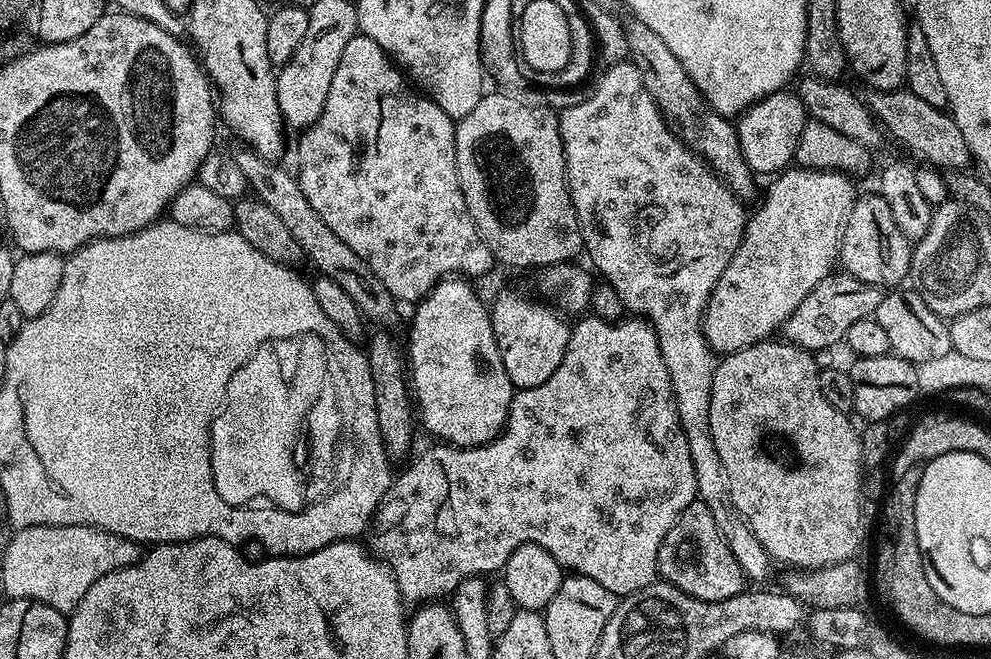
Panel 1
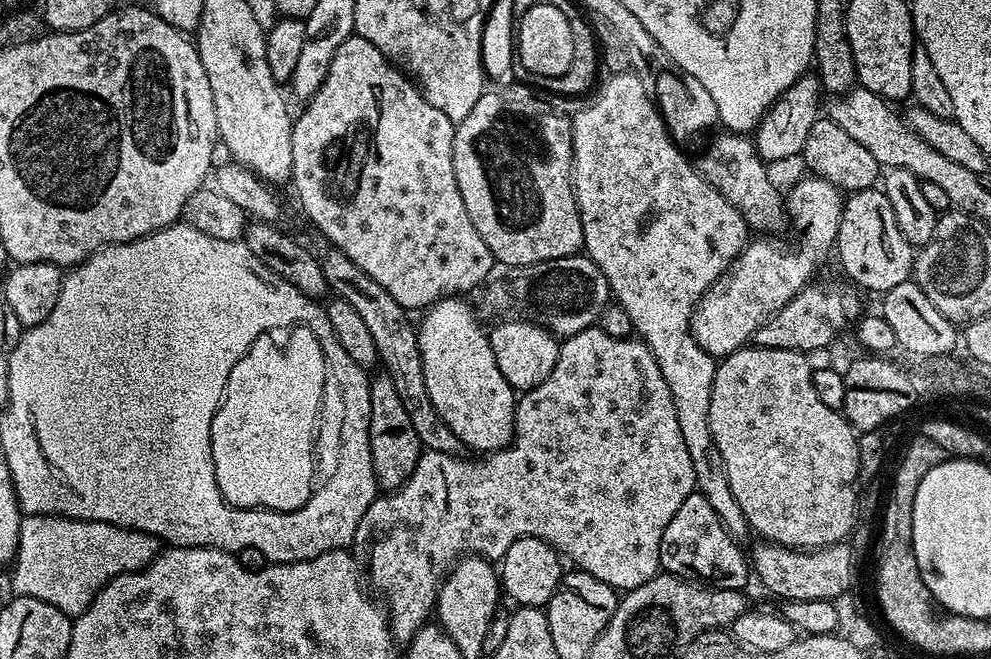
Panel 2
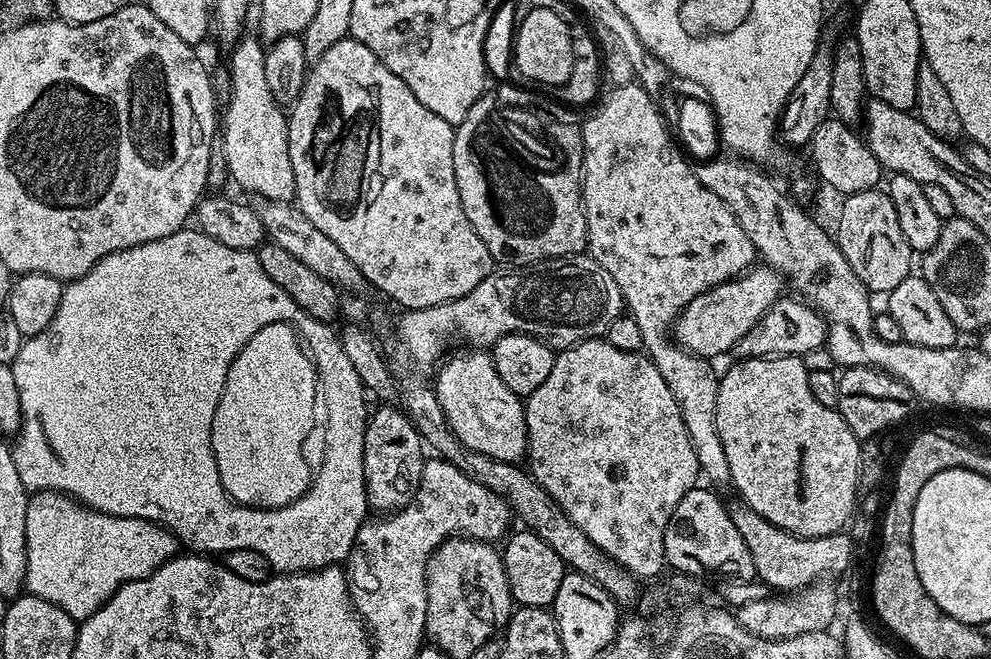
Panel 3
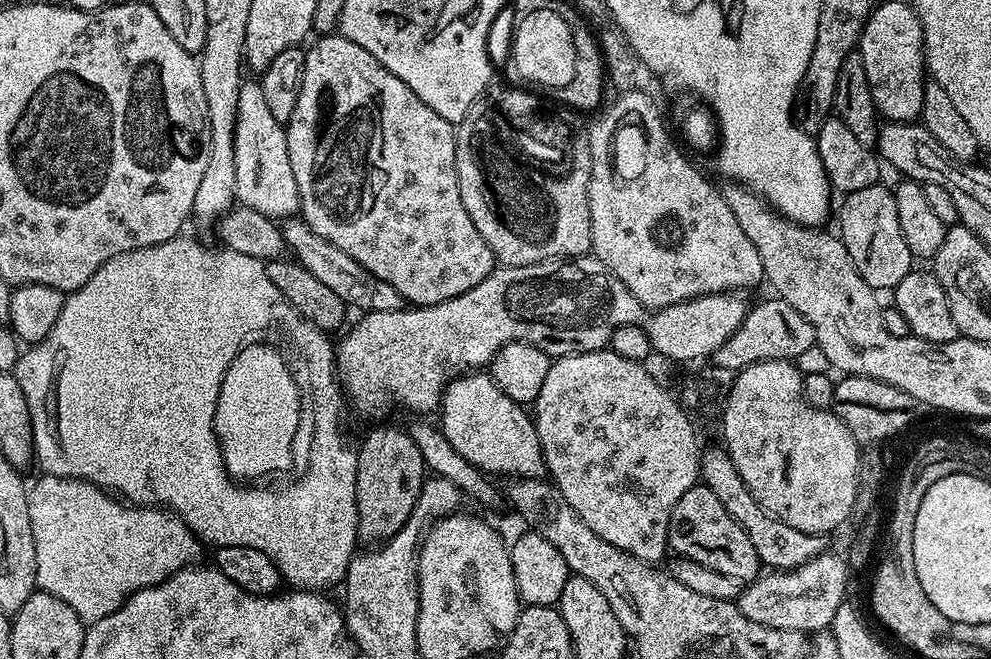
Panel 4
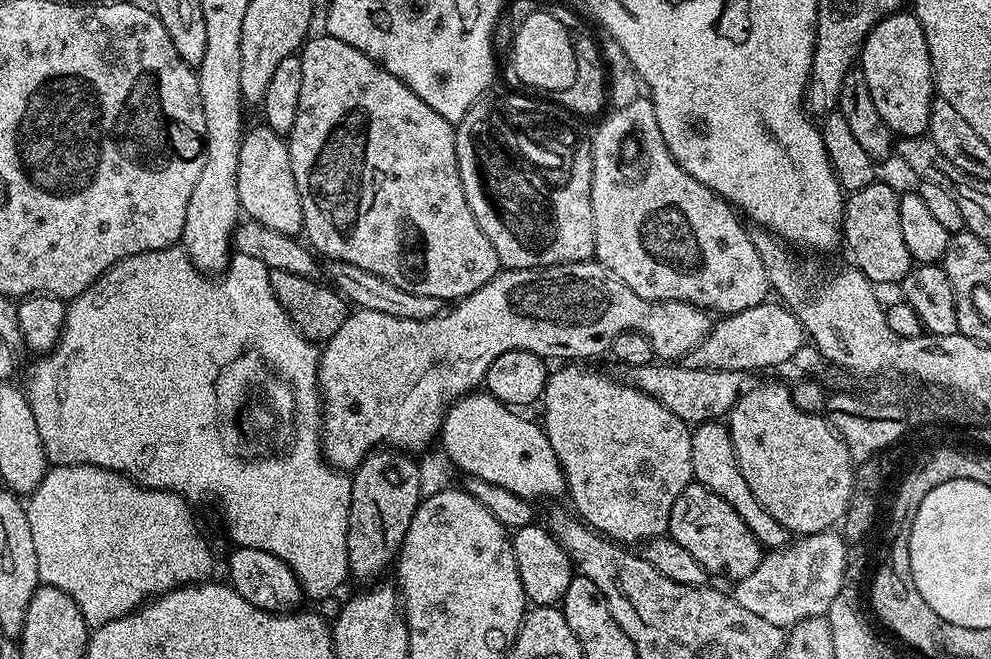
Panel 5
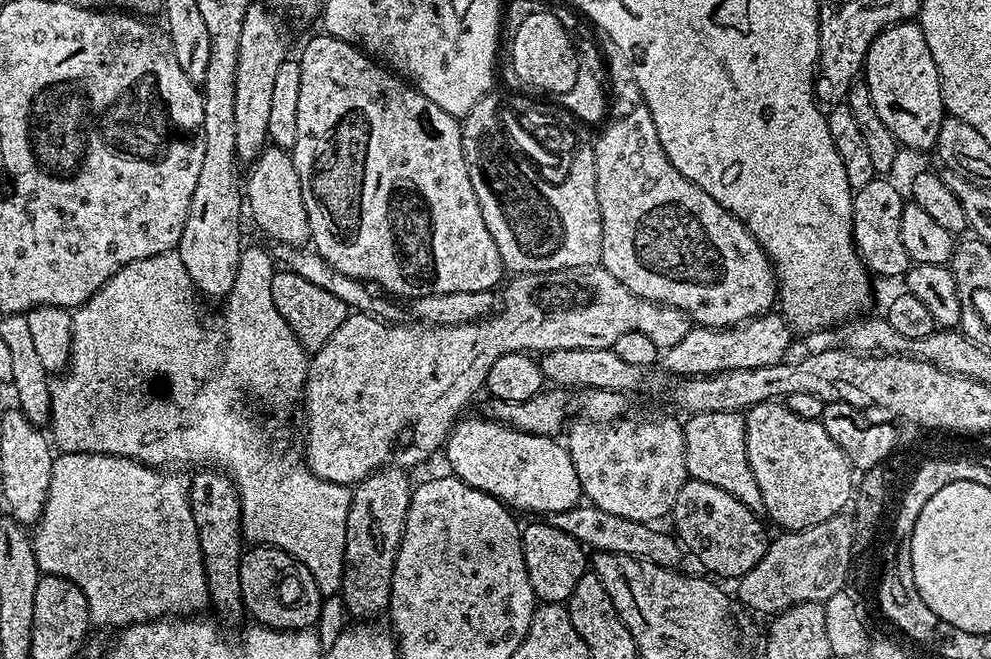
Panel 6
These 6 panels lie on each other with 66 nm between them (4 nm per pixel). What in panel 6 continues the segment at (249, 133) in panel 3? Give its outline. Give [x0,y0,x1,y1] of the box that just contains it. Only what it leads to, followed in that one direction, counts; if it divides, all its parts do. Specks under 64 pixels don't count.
[246,146,312,245]

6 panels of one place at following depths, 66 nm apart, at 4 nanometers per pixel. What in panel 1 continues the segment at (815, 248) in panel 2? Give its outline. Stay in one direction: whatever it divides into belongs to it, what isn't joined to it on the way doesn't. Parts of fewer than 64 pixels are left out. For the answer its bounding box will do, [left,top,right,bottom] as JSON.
[704,166,858,354]

